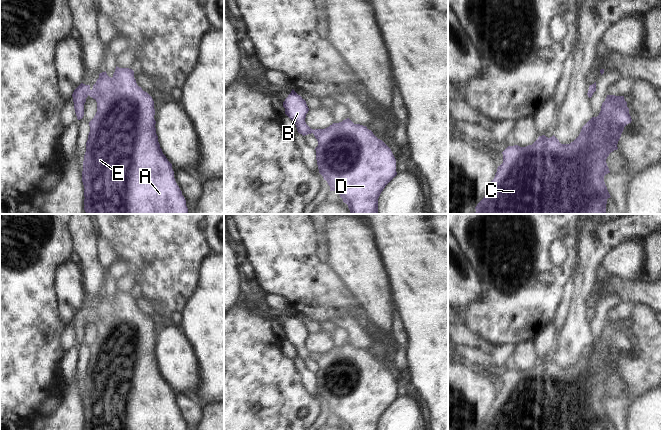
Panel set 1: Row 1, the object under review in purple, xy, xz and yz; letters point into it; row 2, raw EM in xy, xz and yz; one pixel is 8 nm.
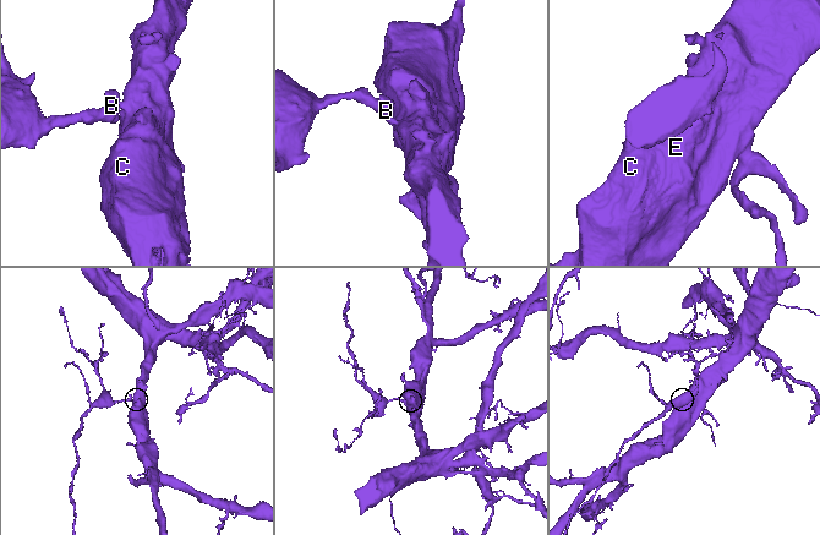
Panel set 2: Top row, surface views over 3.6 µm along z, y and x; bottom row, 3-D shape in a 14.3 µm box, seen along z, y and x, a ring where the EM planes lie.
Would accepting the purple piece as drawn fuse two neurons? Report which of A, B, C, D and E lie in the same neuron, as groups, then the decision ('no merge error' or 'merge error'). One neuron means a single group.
A B C D E | no merge error

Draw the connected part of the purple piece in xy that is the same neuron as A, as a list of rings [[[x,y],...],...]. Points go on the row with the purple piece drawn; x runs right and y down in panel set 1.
[[[116,66],[112,78],[102,72],[92,90],[81,83],[72,94],[78,120],[84,116],[88,96],[96,100],[97,112],[89,122],[83,161],[86,214],[188,214],[172,164],[158,142],[154,101],[137,85],[134,71]]]

